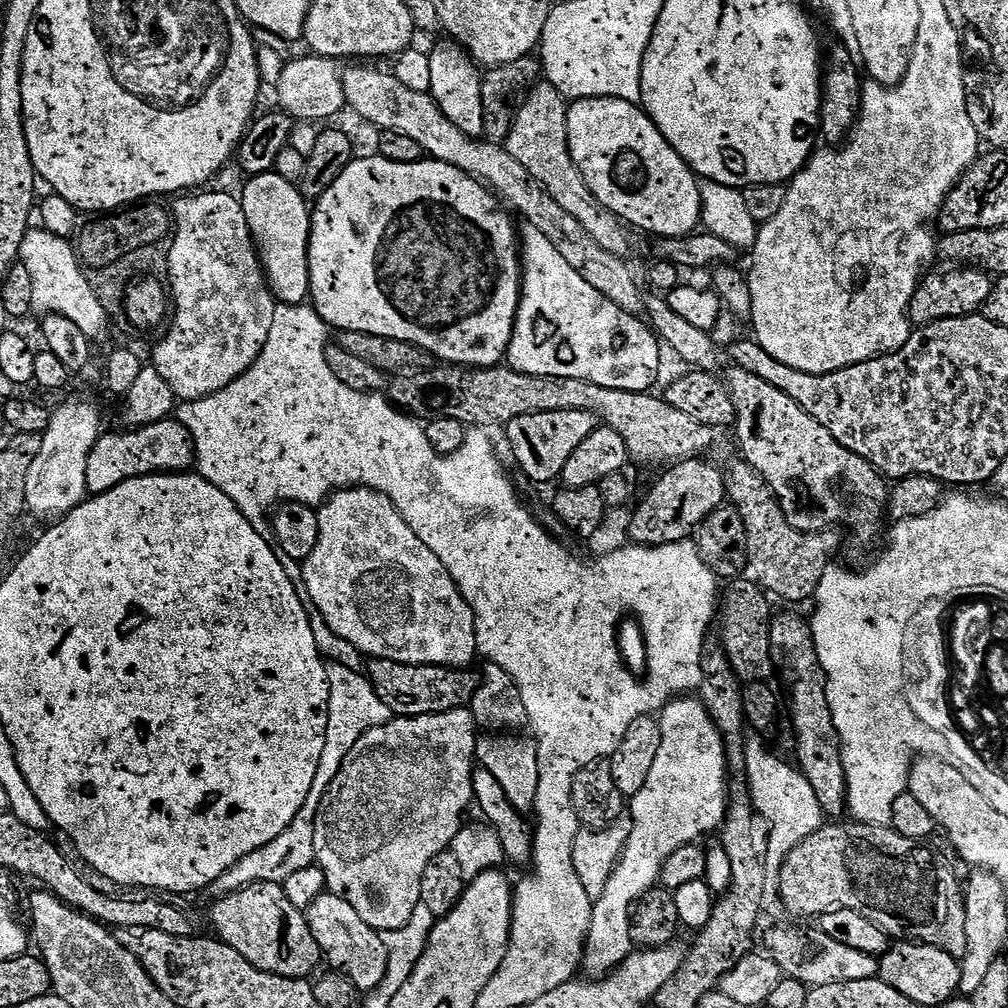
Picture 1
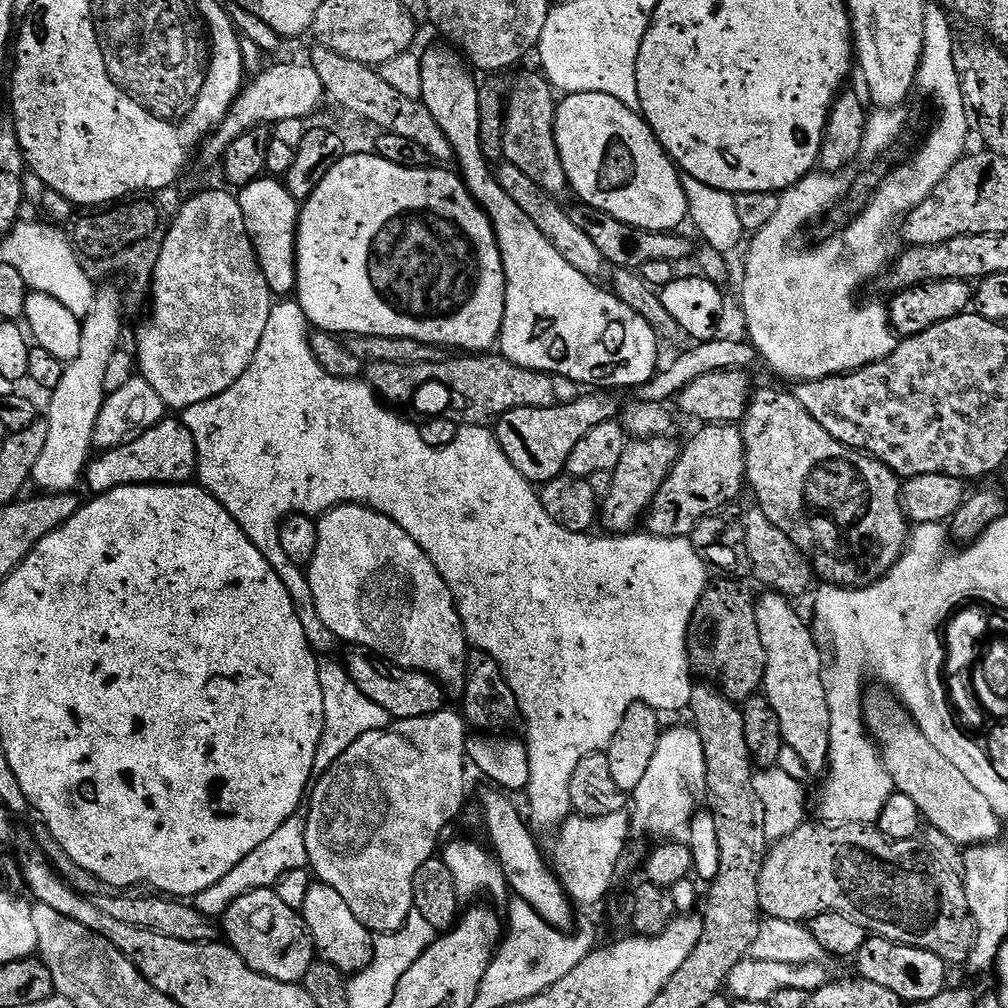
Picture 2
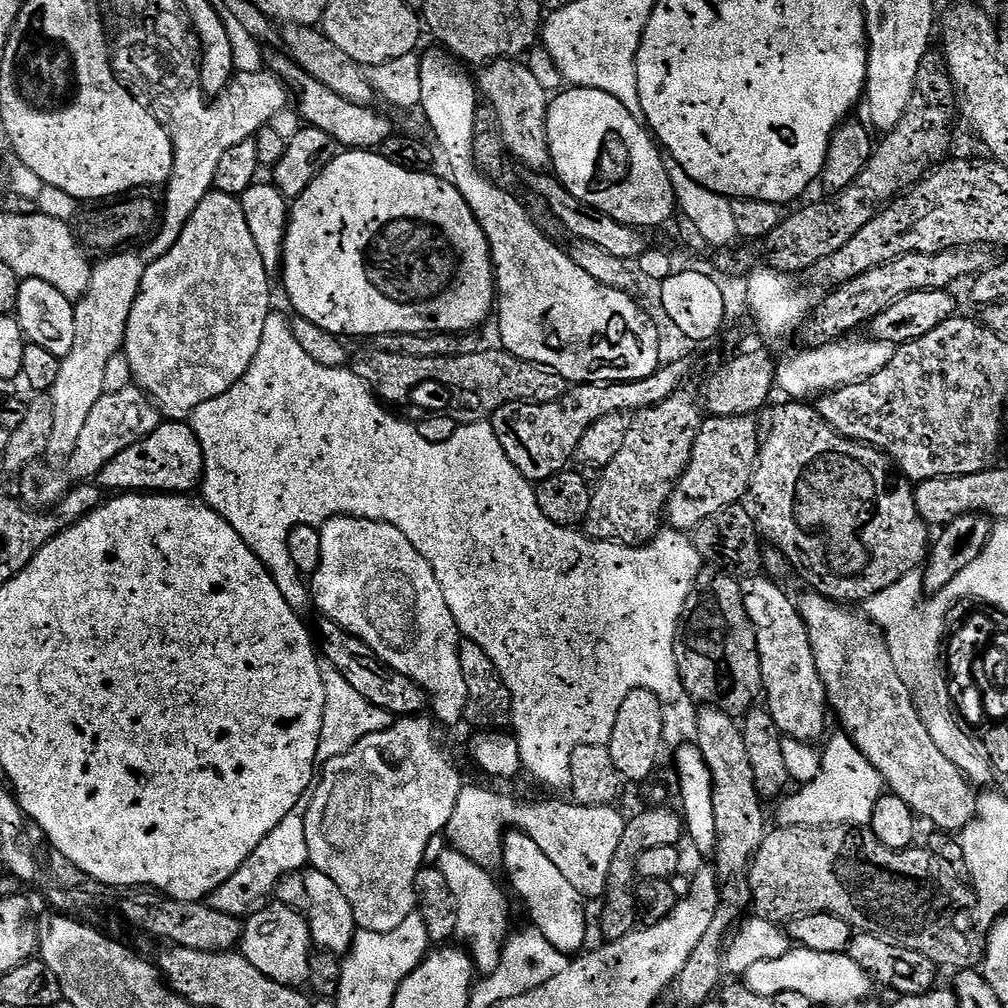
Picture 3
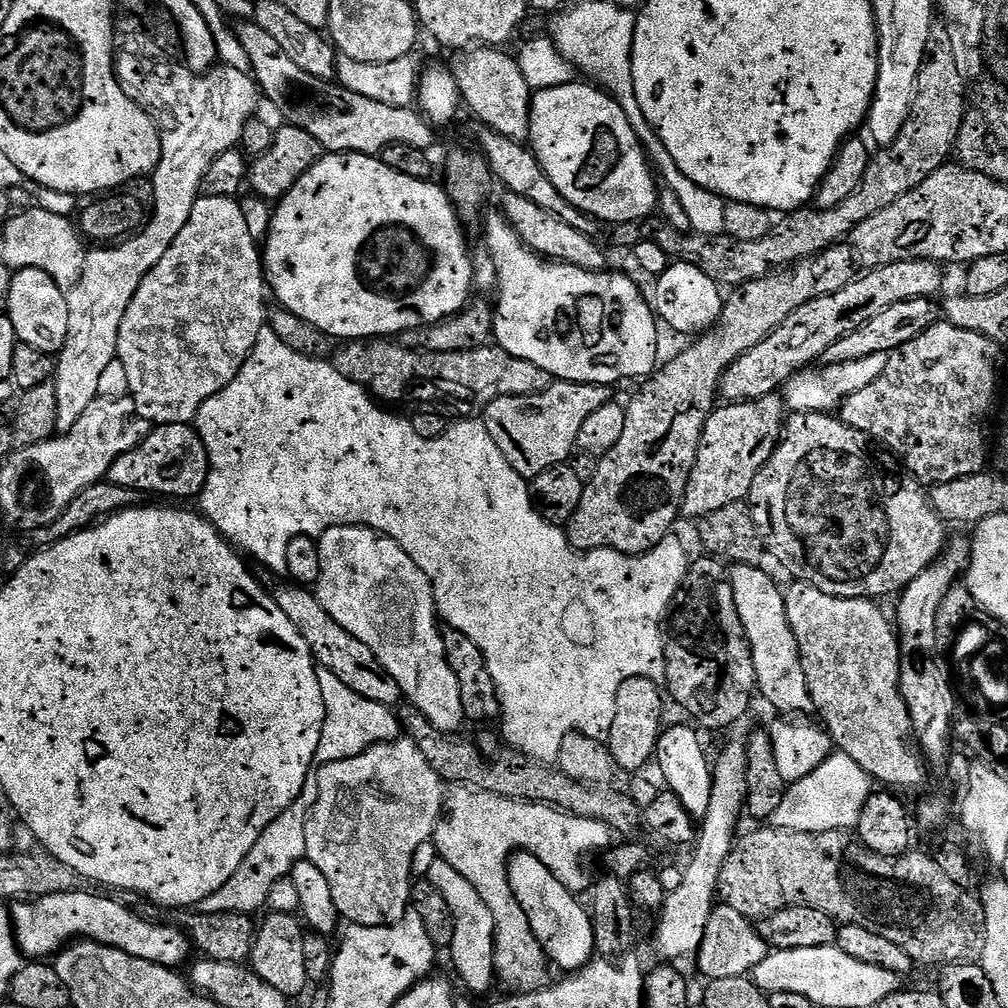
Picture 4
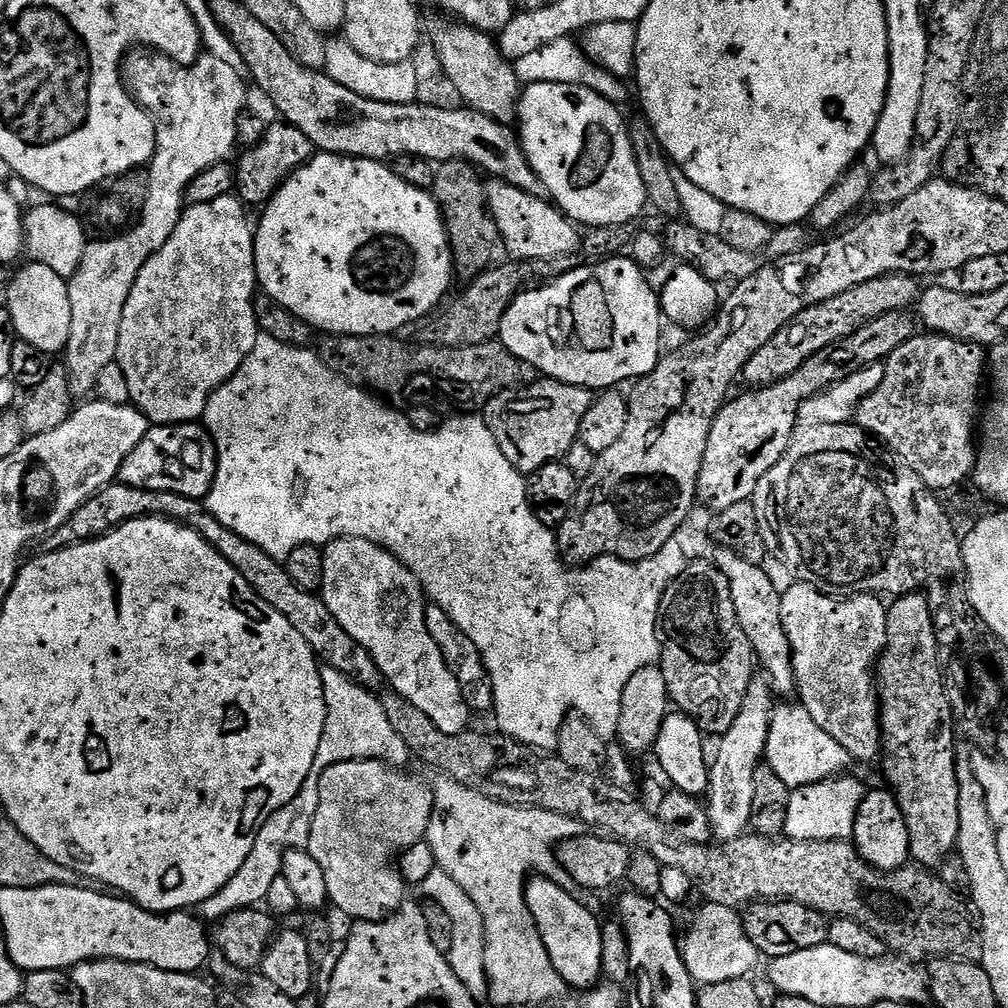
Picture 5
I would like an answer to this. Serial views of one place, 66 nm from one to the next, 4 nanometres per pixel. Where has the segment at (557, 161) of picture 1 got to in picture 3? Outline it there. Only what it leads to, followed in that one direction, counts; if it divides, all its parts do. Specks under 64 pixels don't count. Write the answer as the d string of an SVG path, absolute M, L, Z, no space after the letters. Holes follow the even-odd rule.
M512 58L494 60L479 69L478 92L486 99L496 117L496 127L500 141L504 143L505 153L525 164L525 169L544 172L552 163L548 154L548 139L544 122L548 113L550 94L530 74L527 63L517 62Z

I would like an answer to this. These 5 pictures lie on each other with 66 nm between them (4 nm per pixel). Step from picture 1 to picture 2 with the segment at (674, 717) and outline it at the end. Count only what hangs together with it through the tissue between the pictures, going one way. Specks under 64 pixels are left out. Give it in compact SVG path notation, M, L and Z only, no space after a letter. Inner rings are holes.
M695 727L672 728L661 731L657 750L647 767L638 788L630 794L630 824L641 828L656 838L672 838L679 828L687 829L698 811L696 795L705 791L708 783L706 754L702 750L702 738Z

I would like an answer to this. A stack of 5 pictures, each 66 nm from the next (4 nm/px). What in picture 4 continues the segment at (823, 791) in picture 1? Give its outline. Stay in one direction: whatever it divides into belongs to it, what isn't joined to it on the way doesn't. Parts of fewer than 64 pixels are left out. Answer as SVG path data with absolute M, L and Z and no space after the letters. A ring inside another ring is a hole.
M733 564L728 572L728 581L734 590L734 606L738 606L738 618L742 618L742 630L754 658L756 687L759 695L764 695L765 702L780 712L811 713L810 686L806 686L798 638L794 638L790 618L786 618L784 592L764 570L755 564Z

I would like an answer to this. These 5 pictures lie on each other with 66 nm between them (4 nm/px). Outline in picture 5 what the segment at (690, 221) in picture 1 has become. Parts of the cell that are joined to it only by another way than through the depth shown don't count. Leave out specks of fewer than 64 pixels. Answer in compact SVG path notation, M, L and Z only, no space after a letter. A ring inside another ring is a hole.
M558 82L529 84L520 93L518 135L530 166L546 186L557 208L577 225L589 229L630 223L645 211L648 195L636 155L630 142L628 124L619 107L586 86L566 86Z

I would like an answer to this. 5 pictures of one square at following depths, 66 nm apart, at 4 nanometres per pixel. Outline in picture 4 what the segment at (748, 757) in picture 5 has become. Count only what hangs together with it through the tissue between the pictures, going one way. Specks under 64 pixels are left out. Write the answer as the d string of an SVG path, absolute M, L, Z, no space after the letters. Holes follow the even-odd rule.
M743 739L730 741L717 762L715 759L712 780L710 808L699 825L694 841L696 853L693 854L688 868L683 869L682 884L669 891L664 900L664 907L658 913L660 925L656 928L656 952L664 962L680 962L676 960L690 955L691 952L692 955L699 953L700 943L706 934L706 922L710 922L710 914L718 903L720 871L733 850L734 841L737 839L736 827L740 824L740 815L745 815L749 800L747 750Z

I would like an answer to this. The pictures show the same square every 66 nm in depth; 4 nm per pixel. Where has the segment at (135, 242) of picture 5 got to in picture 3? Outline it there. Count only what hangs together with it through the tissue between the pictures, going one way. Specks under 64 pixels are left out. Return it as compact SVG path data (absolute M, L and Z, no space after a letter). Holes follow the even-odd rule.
M236 72L220 95L206 106L212 110L206 114L204 122L194 122L194 126L176 126L186 128L178 132L172 140L172 173L168 176L162 196L162 219L154 235L147 241L149 257L155 258L166 254L182 234L186 222L198 210L198 206L213 191L214 170L218 170L218 161L230 146L238 142L251 140L260 128L270 124L279 111L287 109L290 104L290 92L283 80L271 72L246 74ZM120 250L115 254L105 255L101 259L104 261L100 265L97 263L92 269L87 292L75 301L74 346L70 346L70 354L62 357L58 382L54 382L50 393L54 406L54 434L50 434L48 456L53 461L63 461L71 456L74 446L78 446L82 426L86 426L86 418L90 418L94 402L98 402L98 398L105 394L102 381L106 362L121 355L126 322L149 266L147 259L143 260L138 253L132 251L136 250Z

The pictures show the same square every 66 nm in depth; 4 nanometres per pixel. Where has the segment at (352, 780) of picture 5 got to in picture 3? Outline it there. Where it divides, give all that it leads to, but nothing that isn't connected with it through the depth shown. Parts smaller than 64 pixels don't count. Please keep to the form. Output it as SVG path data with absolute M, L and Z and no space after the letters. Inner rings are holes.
M424 718L397 719L392 727L382 730L378 734L370 734L366 738L362 738L362 742L355 744L349 752L343 752L342 755L335 756L333 760L327 761L323 765L324 773L322 773L322 768L314 787L311 789L310 799L307 801L307 804L309 803L308 809L303 809L302 812L304 825L306 826L309 865L318 869L322 874L326 874L338 885L338 890L342 890L346 902L350 902L350 910L354 910L357 929L366 932L389 932L398 926L402 926L402 922L406 922L408 915L416 908L414 878L419 874L420 869L425 867L426 846L430 846L430 838L441 835L447 829L450 814L454 814L454 810L458 806L458 798L462 787L460 774L455 766L448 761L447 754L440 752L439 746L436 745L436 732L432 729L433 721L431 719L428 719L429 721L420 719Z

